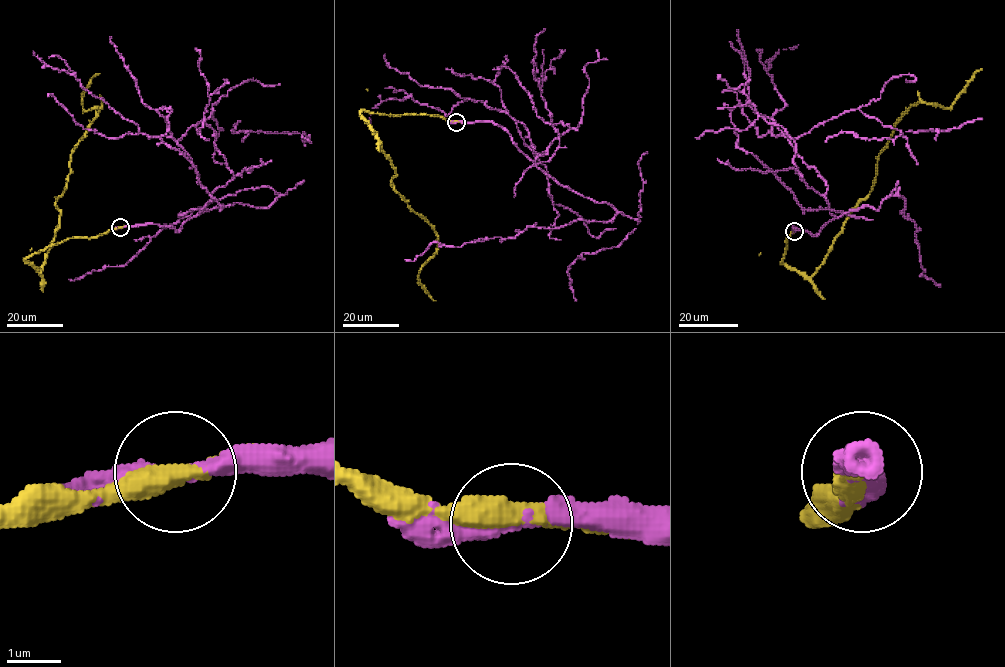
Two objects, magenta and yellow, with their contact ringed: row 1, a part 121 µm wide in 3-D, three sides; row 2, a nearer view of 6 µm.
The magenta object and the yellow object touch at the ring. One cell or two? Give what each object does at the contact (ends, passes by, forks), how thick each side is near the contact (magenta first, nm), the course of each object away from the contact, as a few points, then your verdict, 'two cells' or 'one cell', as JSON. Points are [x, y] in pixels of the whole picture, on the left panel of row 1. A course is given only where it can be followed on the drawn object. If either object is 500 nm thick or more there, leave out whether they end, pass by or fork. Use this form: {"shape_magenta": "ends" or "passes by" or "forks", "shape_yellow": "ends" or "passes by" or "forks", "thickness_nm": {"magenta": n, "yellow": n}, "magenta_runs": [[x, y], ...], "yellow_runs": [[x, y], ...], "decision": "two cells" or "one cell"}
{"shape_magenta": "passes by", "shape_yellow": "passes by", "thickness_nm": {"magenta": 280, "yellow": 360}, "magenta_runs": [[120, 227], [177, 231], [211, 198], [157, 110], [165, 108], [161, 140], [223, 207], [177, 216]], "yellow_runs": [[120, 227], [24, 260], [40, 271], [59, 226], [71, 152], [101, 108], [85, 111], [82, 98], [99, 74]], "decision": "one cell"}

